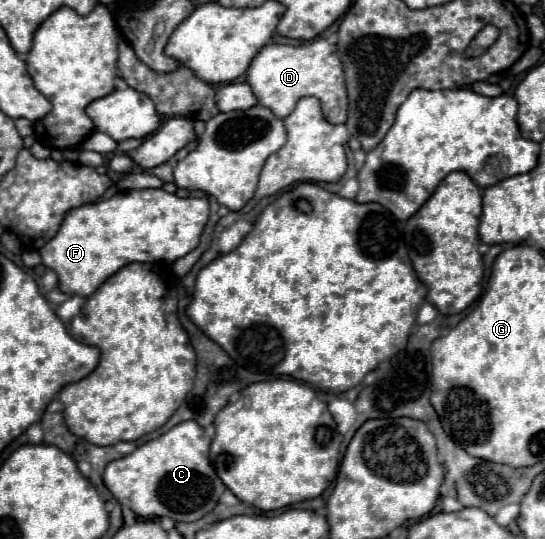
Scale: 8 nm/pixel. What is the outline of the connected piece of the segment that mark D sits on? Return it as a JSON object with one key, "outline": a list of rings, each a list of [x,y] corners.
{"outline":[[[316,38],[310,44],[302,46],[284,46],[284,44],[268,44],[264,46],[252,60],[246,72],[246,84],[252,88],[260,106],[270,108],[274,116],[280,120],[286,118],[298,98],[314,96],[320,100],[322,112],[330,124],[342,124],[348,112],[348,96],[344,84],[342,64],[336,56],[336,46],[326,38]]]}

